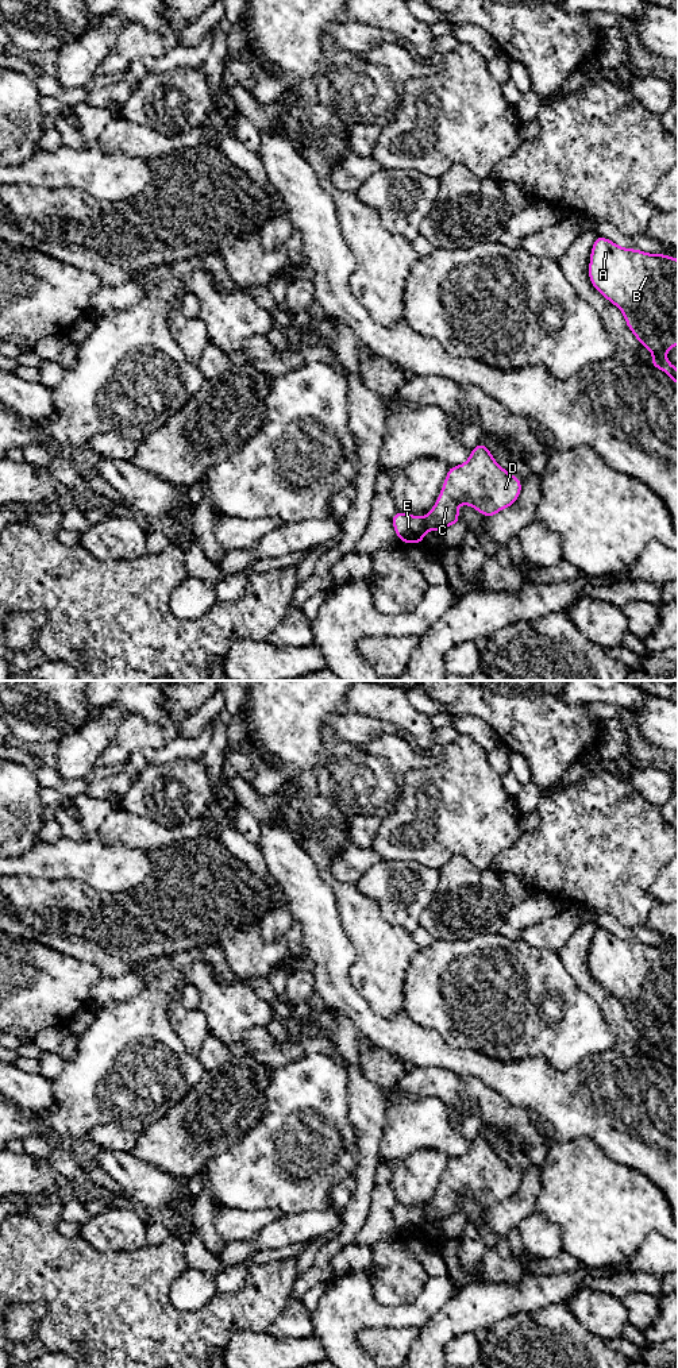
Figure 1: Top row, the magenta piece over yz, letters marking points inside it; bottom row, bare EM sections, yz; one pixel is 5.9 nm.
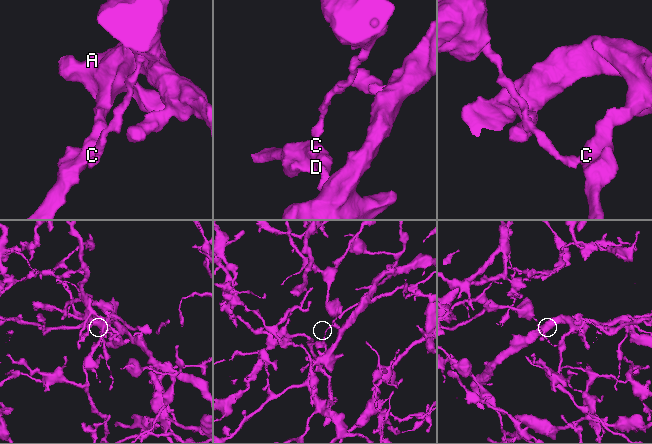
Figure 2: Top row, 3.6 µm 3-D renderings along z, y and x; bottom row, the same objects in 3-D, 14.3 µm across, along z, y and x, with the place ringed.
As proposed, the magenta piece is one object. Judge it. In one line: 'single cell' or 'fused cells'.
fused cells

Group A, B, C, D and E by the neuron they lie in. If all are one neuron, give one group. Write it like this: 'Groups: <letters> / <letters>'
Groups: A B C D / E

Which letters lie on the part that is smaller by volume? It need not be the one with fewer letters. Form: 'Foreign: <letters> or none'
Foreign: E

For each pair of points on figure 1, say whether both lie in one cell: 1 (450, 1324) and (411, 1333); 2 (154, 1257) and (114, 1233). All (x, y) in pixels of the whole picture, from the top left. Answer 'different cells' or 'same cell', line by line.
1: different cells
2: different cells

